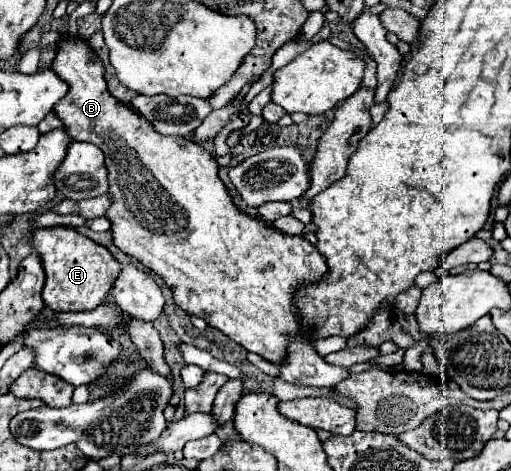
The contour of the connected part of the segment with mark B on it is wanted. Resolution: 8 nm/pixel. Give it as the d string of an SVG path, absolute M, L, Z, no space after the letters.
M63 33L57 45L57 55L49 69L69 85L69 91L53 107L53 113L63 121L73 141L93 143L105 153L105 167L109 169L107 193L111 195L111 207L105 217L111 223L113 243L157 273L171 287L173 299L183 311L205 319L207 325L221 329L229 339L261 355L265 361L283 367L293 337L315 345L317 337L295 315L295 301L299 285L319 283L329 273L329 265L317 247L303 237L283 235L237 211L225 185L217 177L219 165L213 155L185 137L157 133L143 115L137 115L129 105L111 97L103 79L103 63L87 39Z

